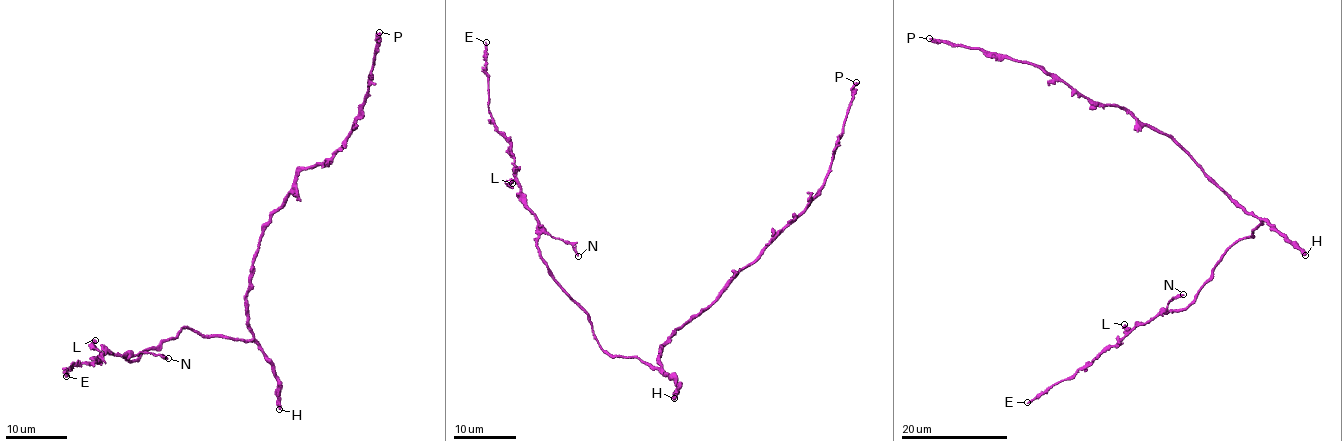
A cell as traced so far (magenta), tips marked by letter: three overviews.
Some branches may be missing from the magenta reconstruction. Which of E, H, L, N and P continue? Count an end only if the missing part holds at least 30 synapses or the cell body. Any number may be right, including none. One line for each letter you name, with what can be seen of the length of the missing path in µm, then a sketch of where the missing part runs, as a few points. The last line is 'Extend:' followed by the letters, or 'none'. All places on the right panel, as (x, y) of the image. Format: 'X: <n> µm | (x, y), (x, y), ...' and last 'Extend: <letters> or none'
P: 40 µm
Extend: P

